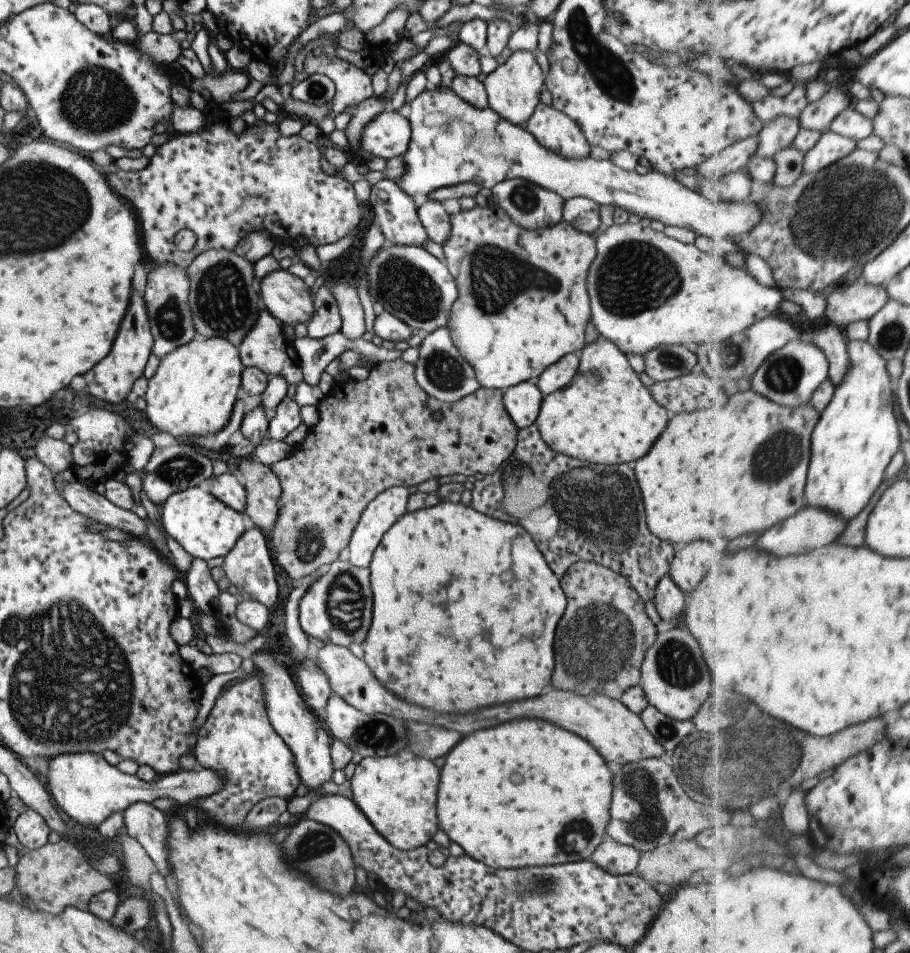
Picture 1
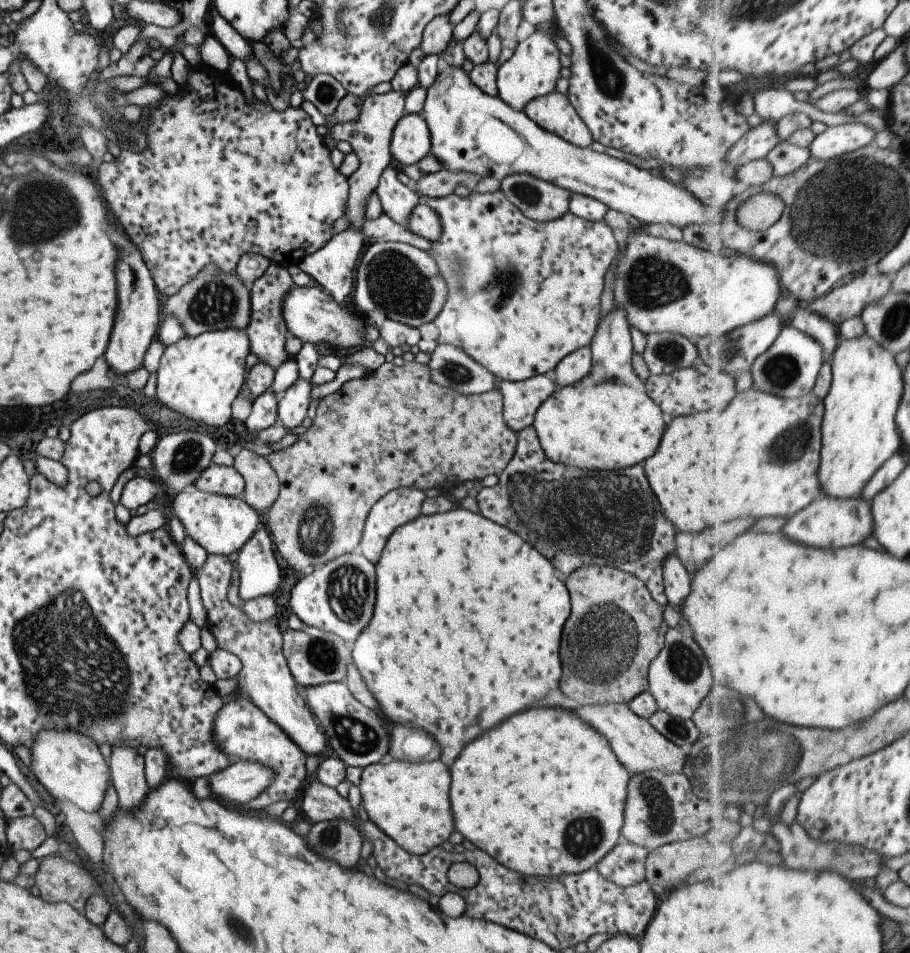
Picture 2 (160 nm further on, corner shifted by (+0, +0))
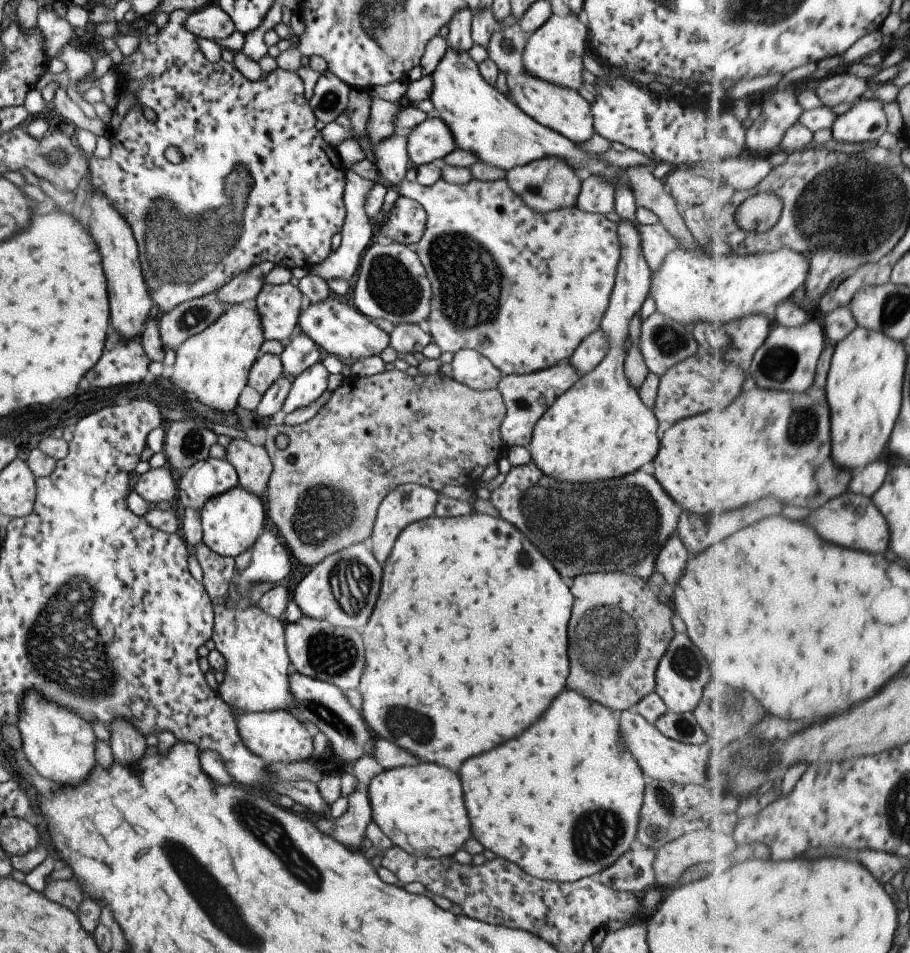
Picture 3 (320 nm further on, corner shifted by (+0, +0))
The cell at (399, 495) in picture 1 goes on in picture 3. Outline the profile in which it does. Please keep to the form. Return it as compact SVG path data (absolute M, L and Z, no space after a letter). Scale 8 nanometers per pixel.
M403 483L390 490L385 498L378 504L374 523L370 532L369 544L371 544L371 552L373 556L383 562L389 552L391 546L394 545L396 536L405 526L415 521L429 518L434 514L435 503L438 501L439 494L428 486L423 486L417 483Z

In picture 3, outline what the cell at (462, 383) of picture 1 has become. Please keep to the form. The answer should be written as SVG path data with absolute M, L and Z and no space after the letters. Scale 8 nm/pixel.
M473 349L458 350L450 364L452 379L476 391L495 389L502 377L488 358Z

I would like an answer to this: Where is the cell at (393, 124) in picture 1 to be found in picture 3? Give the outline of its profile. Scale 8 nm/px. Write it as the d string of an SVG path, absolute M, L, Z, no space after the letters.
M435 115L406 132L409 165L418 167L440 160L457 149L447 125Z

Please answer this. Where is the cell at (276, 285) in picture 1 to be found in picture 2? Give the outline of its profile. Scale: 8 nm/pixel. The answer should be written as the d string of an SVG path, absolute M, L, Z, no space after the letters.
M293 286L290 292L284 296L282 302L282 317L284 318L287 330L309 344L327 344L341 350L349 348L362 348L371 346L374 340L379 338L378 328L367 325L365 318L359 318L350 313L347 308L335 302L319 286L312 288Z

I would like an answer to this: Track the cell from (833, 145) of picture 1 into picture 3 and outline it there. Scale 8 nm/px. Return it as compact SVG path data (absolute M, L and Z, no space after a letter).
M861 97L846 113L836 118L831 129L833 138L839 142L877 141L889 131L886 104L879 98Z

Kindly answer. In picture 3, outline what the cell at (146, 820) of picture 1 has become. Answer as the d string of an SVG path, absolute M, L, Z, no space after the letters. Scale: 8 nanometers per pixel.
M127 719L111 721L106 728L113 761L122 765L132 765L132 762L140 759L140 756L148 751L145 747L145 737Z

